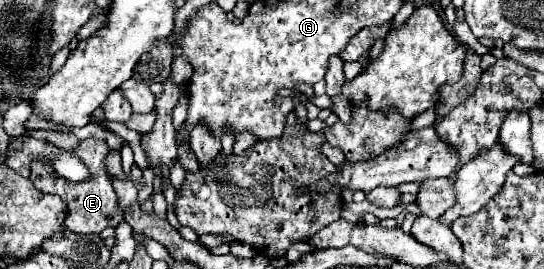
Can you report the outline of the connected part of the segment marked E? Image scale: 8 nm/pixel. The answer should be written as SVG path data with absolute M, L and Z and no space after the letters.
M83 140L79 144L75 154L89 166L89 172L91 172L91 178L85 182L69 182L65 178L59 178L47 164L43 164L39 160L33 160L33 164L31 164L30 180L35 184L35 188L45 194L55 194L61 200L67 200L67 206L69 206L67 228L75 234L99 234L107 226L115 228L123 220L123 212L119 210L115 190L111 188L109 172L103 166L107 152L109 152L109 148L103 140Z

